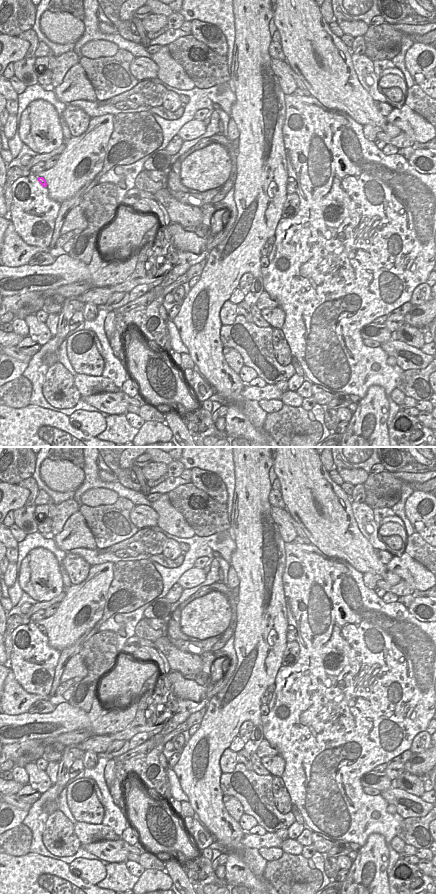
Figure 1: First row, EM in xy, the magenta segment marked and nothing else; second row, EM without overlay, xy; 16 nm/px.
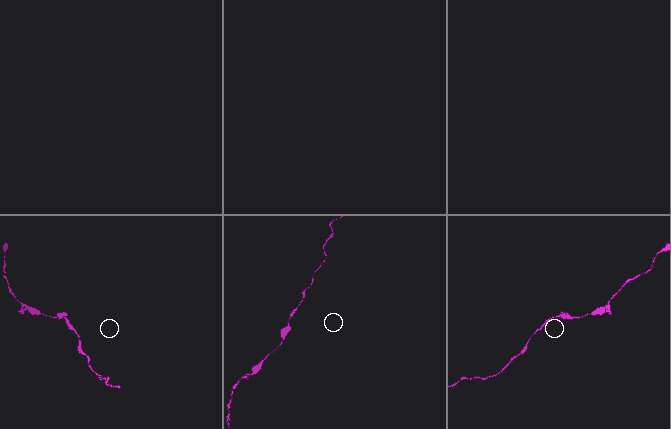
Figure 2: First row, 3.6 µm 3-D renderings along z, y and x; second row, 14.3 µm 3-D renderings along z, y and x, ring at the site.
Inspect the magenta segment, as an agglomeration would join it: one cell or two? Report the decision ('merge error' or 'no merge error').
no merge error

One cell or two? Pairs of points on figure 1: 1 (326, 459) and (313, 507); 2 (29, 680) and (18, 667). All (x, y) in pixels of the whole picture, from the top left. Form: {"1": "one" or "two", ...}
{"1": "two", "2": "one"}

